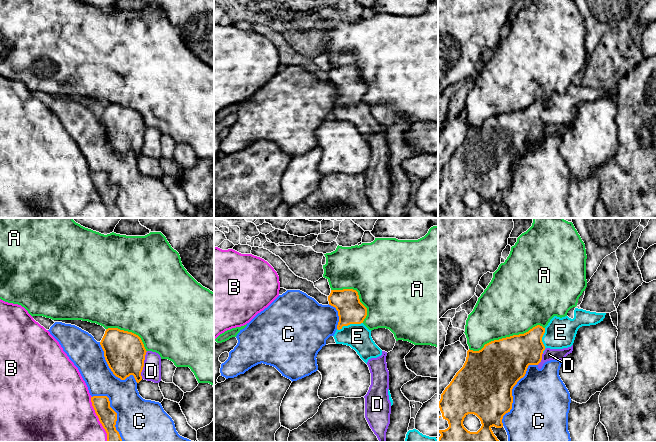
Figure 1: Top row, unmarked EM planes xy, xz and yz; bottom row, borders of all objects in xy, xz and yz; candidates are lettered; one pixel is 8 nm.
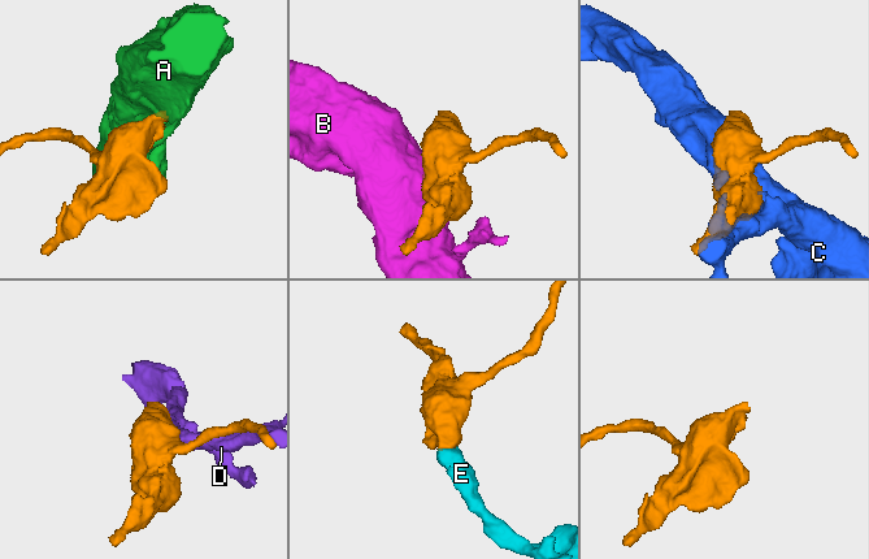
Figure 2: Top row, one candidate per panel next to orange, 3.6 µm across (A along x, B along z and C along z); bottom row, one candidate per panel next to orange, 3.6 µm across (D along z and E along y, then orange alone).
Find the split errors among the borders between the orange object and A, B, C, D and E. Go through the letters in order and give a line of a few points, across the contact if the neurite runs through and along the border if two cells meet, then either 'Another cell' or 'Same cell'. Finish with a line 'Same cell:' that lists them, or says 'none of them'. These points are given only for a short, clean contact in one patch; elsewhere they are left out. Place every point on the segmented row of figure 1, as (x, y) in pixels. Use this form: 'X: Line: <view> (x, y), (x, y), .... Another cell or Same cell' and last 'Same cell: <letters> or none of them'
A: Another cell
B: Another cell
C: Another cell
D: Another cell
E: Line: xz (350, 310), (349, 324), (350, 329), (357, 336). Same cell
Same cell: E

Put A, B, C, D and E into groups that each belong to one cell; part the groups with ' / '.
A / B / C / D / E

